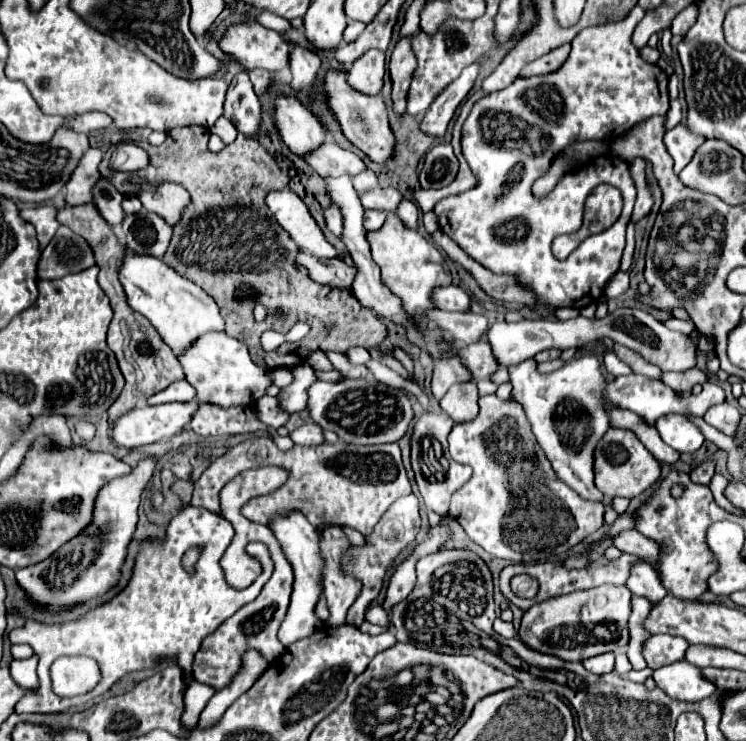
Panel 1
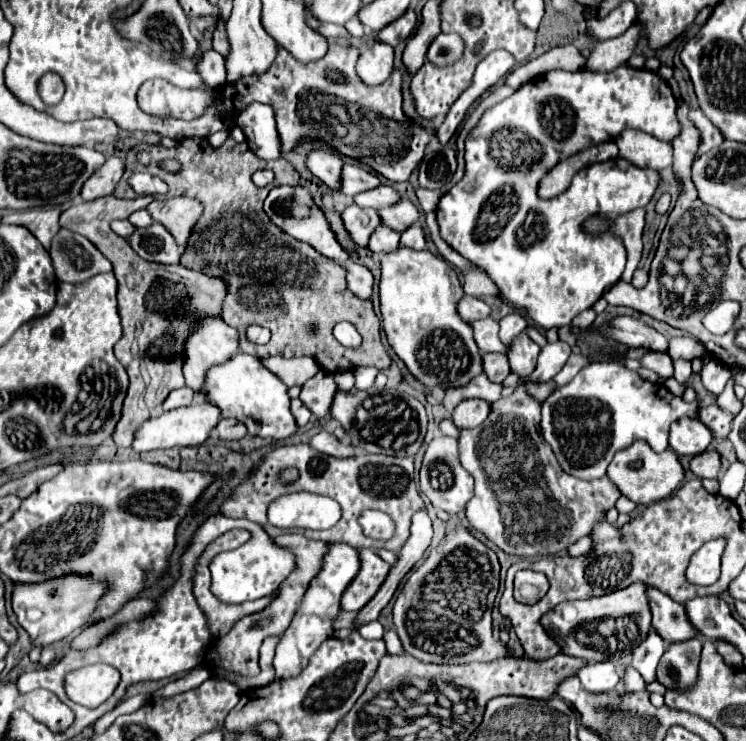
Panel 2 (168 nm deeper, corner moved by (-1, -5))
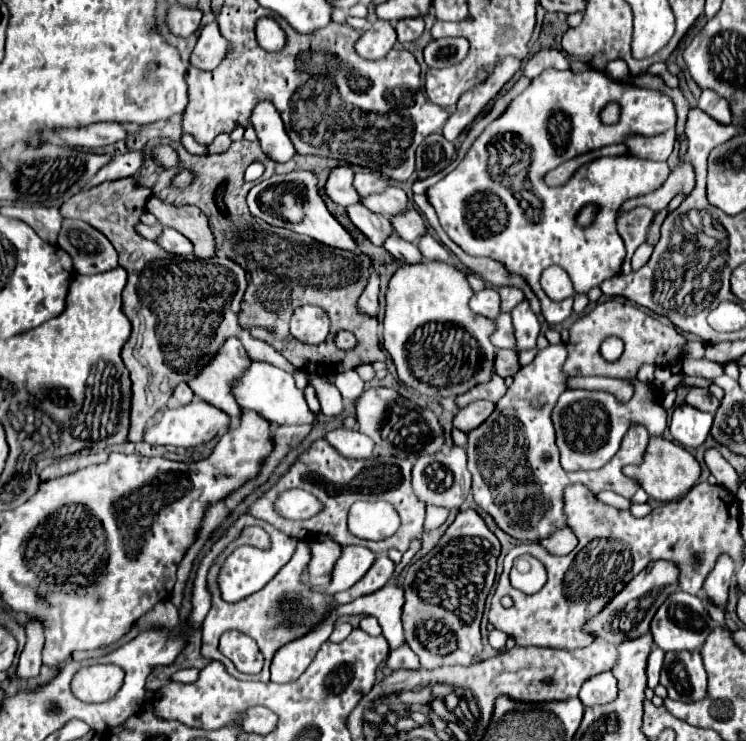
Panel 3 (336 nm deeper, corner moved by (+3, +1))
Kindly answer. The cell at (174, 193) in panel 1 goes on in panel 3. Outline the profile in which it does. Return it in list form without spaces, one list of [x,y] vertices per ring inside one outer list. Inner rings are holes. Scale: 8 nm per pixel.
[[[150,198],[146,210],[152,212],[164,226],[188,236],[194,244],[194,254],[198,258],[212,258],[216,254],[216,242],[210,228],[210,220],[198,206],[178,208],[158,198]]]

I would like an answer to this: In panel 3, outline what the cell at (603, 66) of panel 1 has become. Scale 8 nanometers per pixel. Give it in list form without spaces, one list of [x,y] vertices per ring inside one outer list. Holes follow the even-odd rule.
[[[546,70],[538,78],[534,78],[532,84],[518,98],[512,100],[508,110],[480,134],[480,138],[474,142],[466,158],[448,176],[444,176],[440,182],[436,182],[426,190],[426,196],[428,202],[434,206],[446,234],[466,254],[494,258],[502,262],[510,272],[522,274],[536,292],[536,296],[540,298],[542,314],[548,320],[548,324],[560,324],[572,314],[572,298],[566,298],[562,302],[550,300],[540,286],[540,274],[552,264],[562,266],[568,272],[576,292],[588,292],[590,288],[600,286],[610,276],[616,276],[626,256],[624,242],[616,230],[616,210],[628,198],[644,196],[658,190],[666,182],[670,168],[666,162],[648,162],[636,156],[600,158],[580,168],[574,174],[572,182],[564,184],[568,192],[564,192],[564,188],[546,186],[544,182],[546,172],[590,150],[598,150],[610,144],[622,144],[626,136],[656,136],[674,126],[676,126],[674,104],[668,96],[656,90],[634,88],[616,82],[598,70],[586,70],[582,74],[574,74],[570,70],[564,72]],[[608,102],[618,102],[622,106],[620,120],[614,126],[604,126],[598,118],[600,110]],[[586,204],[594,204],[598,208],[596,220],[592,222],[592,226],[578,226],[576,216]]]

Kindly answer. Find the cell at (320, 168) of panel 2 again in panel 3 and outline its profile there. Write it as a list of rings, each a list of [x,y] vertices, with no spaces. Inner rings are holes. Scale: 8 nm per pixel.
[[[338,166],[338,168],[334,168],[332,174],[328,176],[326,194],[328,194],[338,206],[342,206],[342,208],[362,202],[362,198],[358,196],[358,192],[354,192],[352,178],[354,178],[354,172],[352,172],[350,166]]]

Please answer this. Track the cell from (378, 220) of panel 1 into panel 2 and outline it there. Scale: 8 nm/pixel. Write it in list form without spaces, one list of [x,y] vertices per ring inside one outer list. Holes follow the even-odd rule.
[[[380,224],[372,236],[370,236],[370,242],[368,242],[368,248],[376,254],[382,254],[382,252],[388,252],[388,250],[396,250],[396,246],[400,244],[400,232]]]

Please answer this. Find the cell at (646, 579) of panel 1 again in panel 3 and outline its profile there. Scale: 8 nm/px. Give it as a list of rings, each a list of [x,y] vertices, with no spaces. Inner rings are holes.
[[[674,592],[656,612],[652,620],[652,636],[658,648],[664,652],[682,652],[682,650],[702,650],[708,634],[716,628],[716,622],[710,618],[708,610],[704,608],[704,600],[692,596],[688,592]]]

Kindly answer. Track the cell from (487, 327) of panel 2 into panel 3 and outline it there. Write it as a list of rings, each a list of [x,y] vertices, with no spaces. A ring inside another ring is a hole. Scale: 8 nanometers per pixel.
[[[504,314],[504,316],[500,316],[500,320],[496,320],[496,332],[492,334],[492,342],[498,348],[516,348],[514,326],[512,326],[510,314]]]

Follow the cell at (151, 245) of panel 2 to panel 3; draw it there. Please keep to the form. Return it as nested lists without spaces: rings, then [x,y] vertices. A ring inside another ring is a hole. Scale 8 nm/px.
[[[164,228],[164,234],[158,238],[158,244],[178,256],[188,256],[194,252],[192,242],[184,234],[180,234],[178,230],[172,230],[172,228]]]

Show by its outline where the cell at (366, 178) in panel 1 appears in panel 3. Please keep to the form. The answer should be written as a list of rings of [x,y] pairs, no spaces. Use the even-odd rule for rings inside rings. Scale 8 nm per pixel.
[[[390,186],[388,192],[382,192],[380,196],[362,198],[362,204],[368,206],[372,212],[382,214],[382,216],[398,216],[410,208],[404,190],[394,188],[394,186]]]

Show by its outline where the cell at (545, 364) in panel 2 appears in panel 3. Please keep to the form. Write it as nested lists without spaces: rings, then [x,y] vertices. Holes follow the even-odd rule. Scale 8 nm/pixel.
[[[556,344],[556,346],[548,346],[546,350],[540,350],[536,354],[536,358],[514,376],[514,384],[508,388],[506,396],[496,404],[496,412],[492,412],[492,416],[480,428],[476,428],[468,434],[466,452],[468,452],[468,470],[472,474],[474,500],[480,508],[484,508],[496,520],[498,528],[502,528],[506,534],[510,534],[512,538],[516,538],[520,542],[538,542],[540,538],[546,538],[548,534],[552,534],[556,528],[564,526],[560,494],[562,494],[562,488],[572,484],[572,482],[584,482],[594,492],[612,490],[616,494],[622,494],[624,498],[632,498],[636,494],[636,490],[640,488],[638,480],[632,480],[632,478],[624,476],[624,472],[622,472],[622,466],[640,464],[642,458],[644,458],[650,436],[648,436],[648,430],[640,424],[632,424],[628,428],[620,450],[600,470],[566,472],[560,466],[560,452],[558,452],[558,446],[556,446],[556,434],[554,434],[554,426],[552,426],[552,408],[556,406],[558,396],[564,390],[568,390],[568,374],[564,372],[566,358],[568,358],[568,350],[566,350],[564,344]],[[534,480],[540,486],[540,494],[542,494],[542,500],[544,500],[542,508],[536,512],[538,526],[534,526]]]

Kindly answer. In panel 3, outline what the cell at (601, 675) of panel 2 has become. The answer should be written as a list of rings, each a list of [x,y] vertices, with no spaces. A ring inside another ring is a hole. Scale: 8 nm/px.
[[[602,672],[600,676],[594,676],[594,680],[584,682],[584,688],[580,690],[580,700],[584,706],[602,706],[618,696],[618,682],[612,672]]]

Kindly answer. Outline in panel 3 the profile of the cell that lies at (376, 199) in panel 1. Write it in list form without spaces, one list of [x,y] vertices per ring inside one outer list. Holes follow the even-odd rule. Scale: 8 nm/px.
[[[414,208],[404,212],[404,216],[394,216],[392,226],[396,228],[398,236],[402,236],[404,240],[412,244],[418,244],[418,240],[426,234],[426,222]]]

